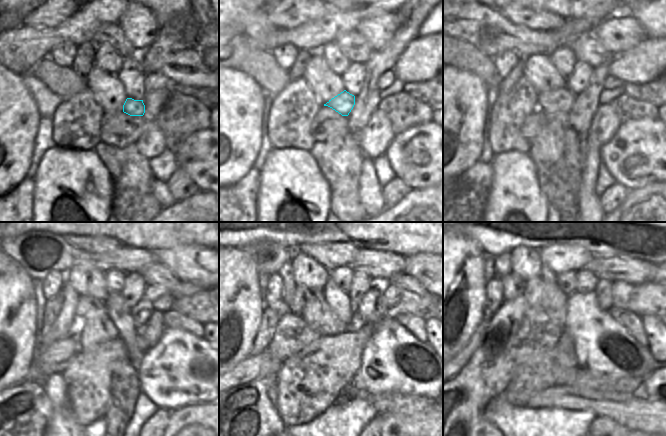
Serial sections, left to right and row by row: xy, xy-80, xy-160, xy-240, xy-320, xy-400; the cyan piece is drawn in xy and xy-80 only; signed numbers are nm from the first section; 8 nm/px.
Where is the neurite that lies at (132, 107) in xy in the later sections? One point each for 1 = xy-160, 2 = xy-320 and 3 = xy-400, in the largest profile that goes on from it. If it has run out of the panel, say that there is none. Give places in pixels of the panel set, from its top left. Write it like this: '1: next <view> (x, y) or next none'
1: next xy-160 (560, 100)
2: next xy-320 (301, 295)
3: next xy-400 (513, 285)

